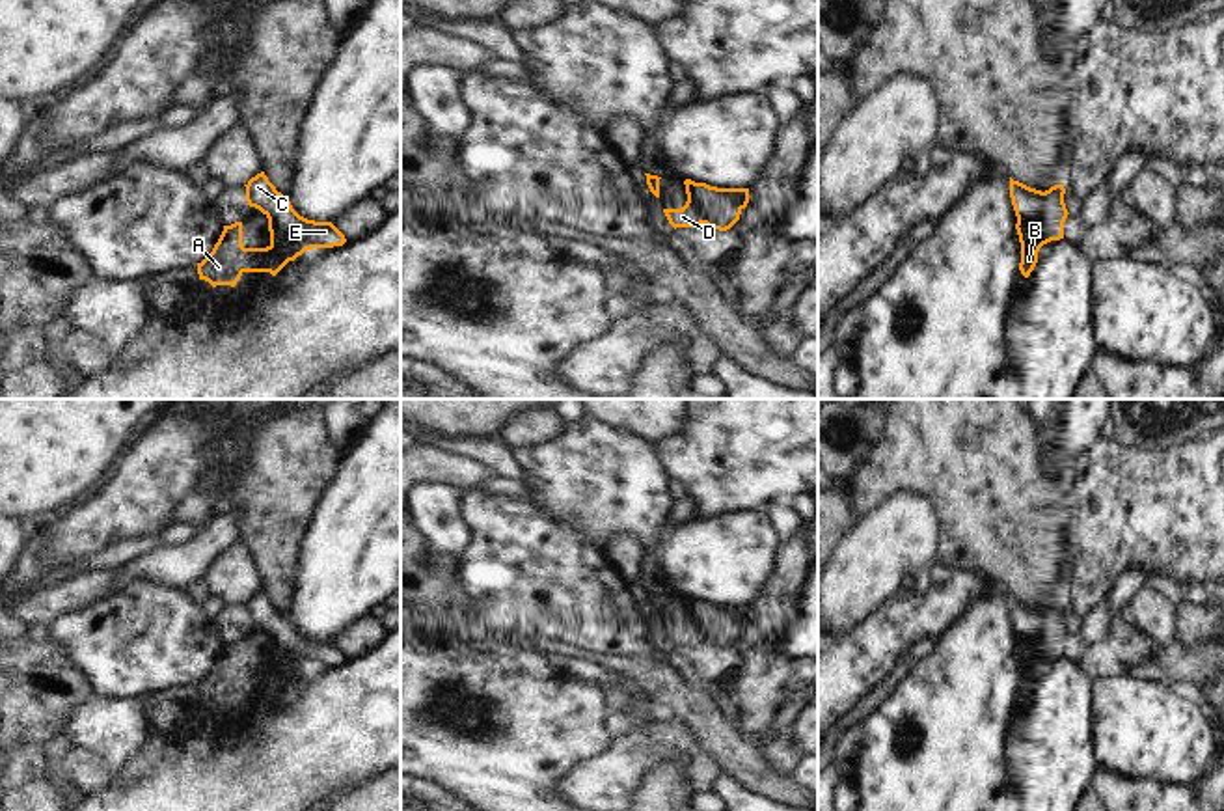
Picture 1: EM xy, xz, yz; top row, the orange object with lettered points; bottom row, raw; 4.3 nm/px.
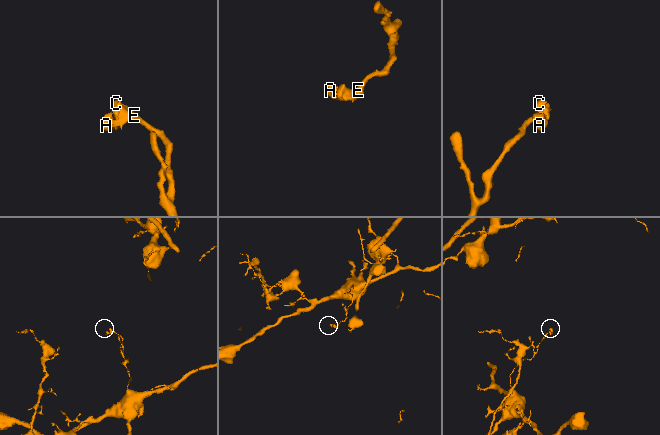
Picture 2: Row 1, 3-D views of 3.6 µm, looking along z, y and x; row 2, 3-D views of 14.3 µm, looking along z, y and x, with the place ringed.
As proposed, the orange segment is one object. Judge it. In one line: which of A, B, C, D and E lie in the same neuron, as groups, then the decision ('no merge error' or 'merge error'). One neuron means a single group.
A B D / C E; merge error

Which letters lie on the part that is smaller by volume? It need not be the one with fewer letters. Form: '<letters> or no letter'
A, B, D

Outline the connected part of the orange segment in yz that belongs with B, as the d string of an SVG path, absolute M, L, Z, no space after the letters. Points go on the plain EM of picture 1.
M1054 602L1041 613L1041 630L1032 639L1017 636L1015 647L1021 660L1021 680L1019 688L1025 695L1030 694L1038 680L1038 669L1051 658L1064 656L1064 639L1068 626L1064 621L1064 602Z

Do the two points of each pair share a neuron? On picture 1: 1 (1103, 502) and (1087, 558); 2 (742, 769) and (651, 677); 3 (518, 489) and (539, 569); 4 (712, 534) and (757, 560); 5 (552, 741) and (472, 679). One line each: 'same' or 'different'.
1: same
2: same
3: different
4: same
5: same

